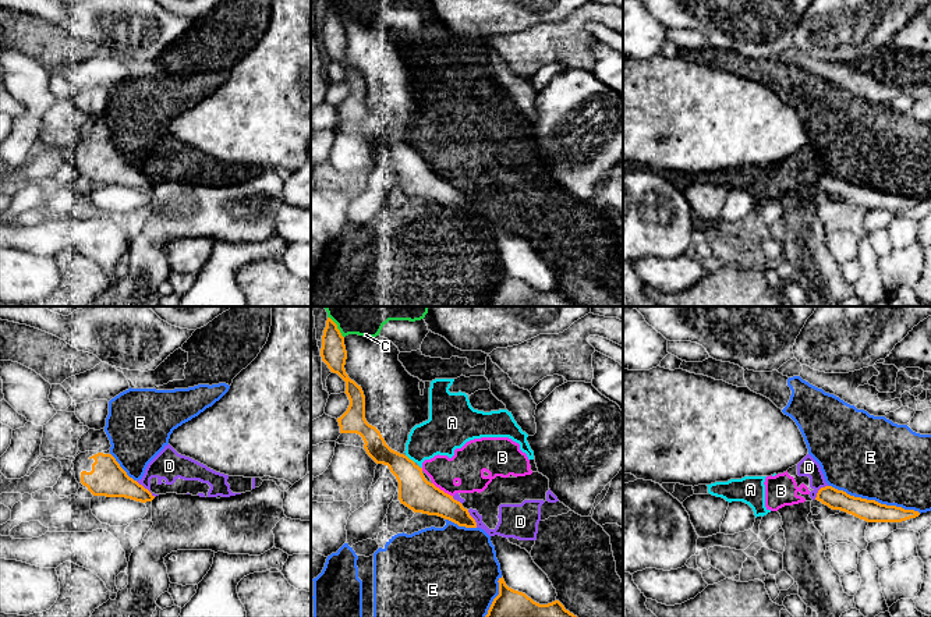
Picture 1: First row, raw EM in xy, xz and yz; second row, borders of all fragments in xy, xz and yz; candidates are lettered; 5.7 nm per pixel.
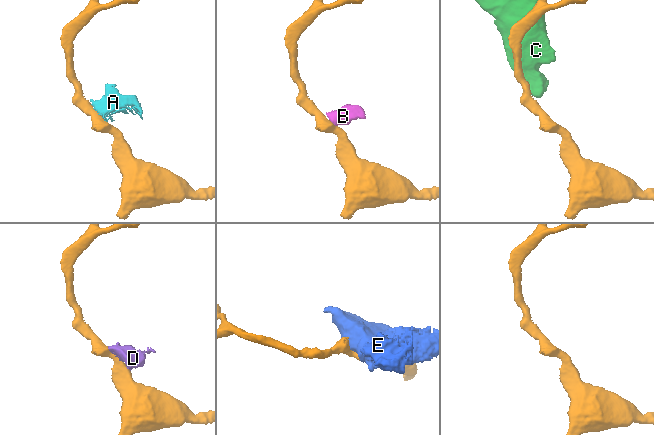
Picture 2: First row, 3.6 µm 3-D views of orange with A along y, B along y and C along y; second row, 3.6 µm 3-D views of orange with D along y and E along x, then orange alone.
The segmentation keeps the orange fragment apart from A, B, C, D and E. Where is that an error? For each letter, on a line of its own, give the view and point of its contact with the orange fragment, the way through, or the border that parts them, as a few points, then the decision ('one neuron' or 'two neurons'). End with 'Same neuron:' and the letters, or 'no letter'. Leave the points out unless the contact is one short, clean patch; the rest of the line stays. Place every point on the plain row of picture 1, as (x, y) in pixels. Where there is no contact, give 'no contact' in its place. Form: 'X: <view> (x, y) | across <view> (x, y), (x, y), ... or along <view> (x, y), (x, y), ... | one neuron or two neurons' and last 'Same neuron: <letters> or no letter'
A: xz (409, 146) | two neurons
B: xz (442, 178) | along xz (432, 170), (452, 184) | two neurons
C: xz (336, 16) | two neurons
D: xy (144, 176) | along xy (135, 169), (155, 184) | two neurons
E: yz (874, 188) | two neurons
Same neuron: no letter

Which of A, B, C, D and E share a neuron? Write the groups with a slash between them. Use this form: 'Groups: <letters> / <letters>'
Groups: A B C D / E

